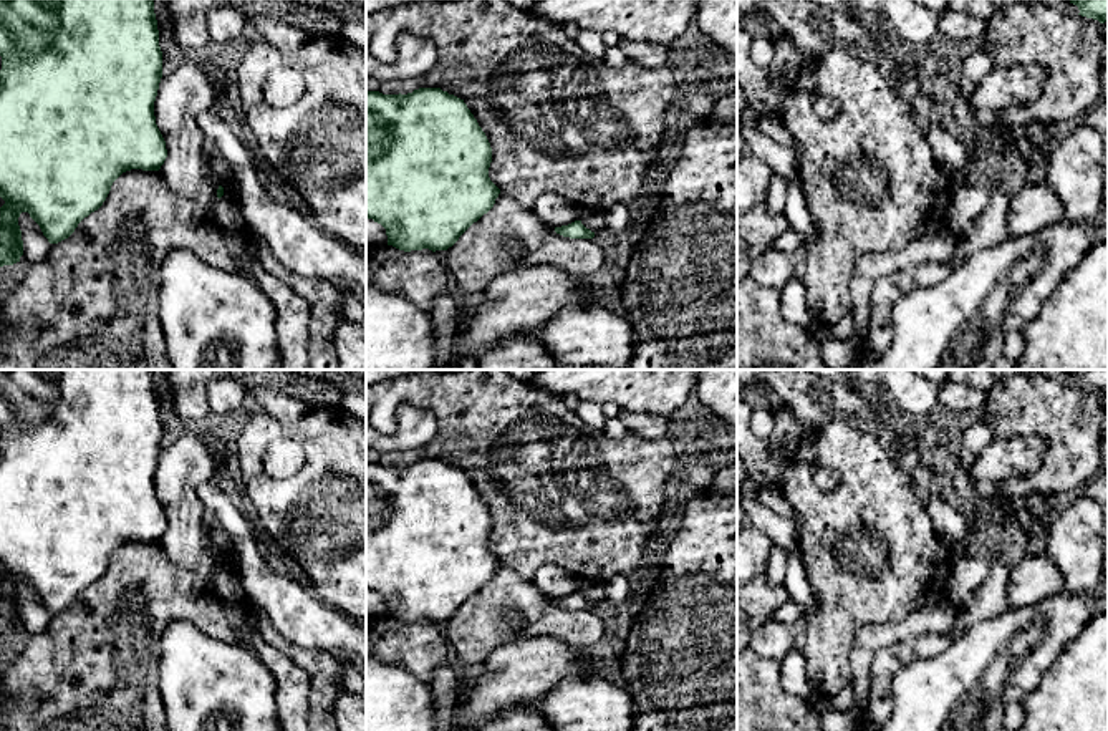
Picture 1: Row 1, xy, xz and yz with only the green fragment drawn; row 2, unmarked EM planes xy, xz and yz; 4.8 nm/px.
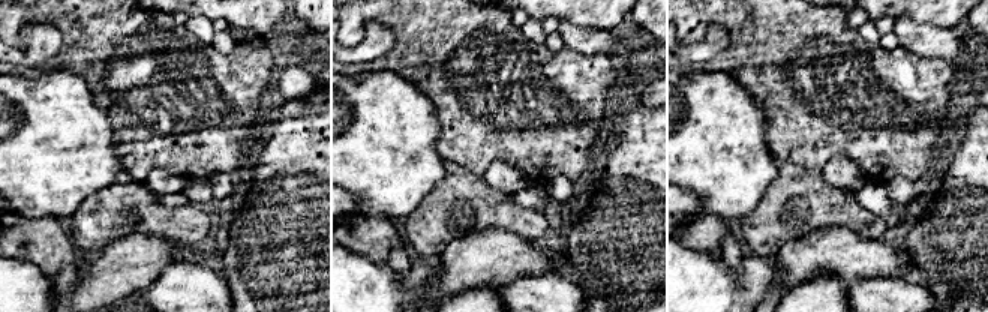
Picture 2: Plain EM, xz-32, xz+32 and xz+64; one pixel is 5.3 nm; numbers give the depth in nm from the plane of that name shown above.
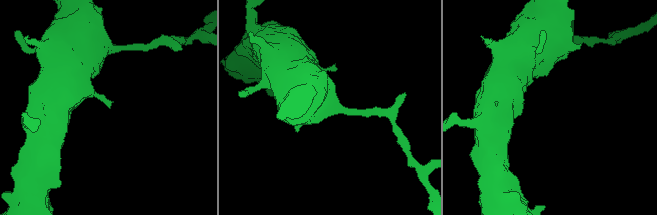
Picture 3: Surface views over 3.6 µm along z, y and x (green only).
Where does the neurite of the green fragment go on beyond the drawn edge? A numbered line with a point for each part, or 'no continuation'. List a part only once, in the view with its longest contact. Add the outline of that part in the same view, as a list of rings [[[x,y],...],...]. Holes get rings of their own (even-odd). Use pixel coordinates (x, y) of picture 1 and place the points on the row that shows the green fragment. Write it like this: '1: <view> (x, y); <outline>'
1: xy (227, 214); [[[224,187],[224,196],[217,201],[210,219],[225,230],[243,232],[242,211],[235,192],[230,187]]]

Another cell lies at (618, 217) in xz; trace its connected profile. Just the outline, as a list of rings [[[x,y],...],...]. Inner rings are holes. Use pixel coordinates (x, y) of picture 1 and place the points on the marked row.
[[[611,204],[603,211],[606,229],[616,232],[624,239],[628,227],[638,219],[638,215],[626,204]]]

